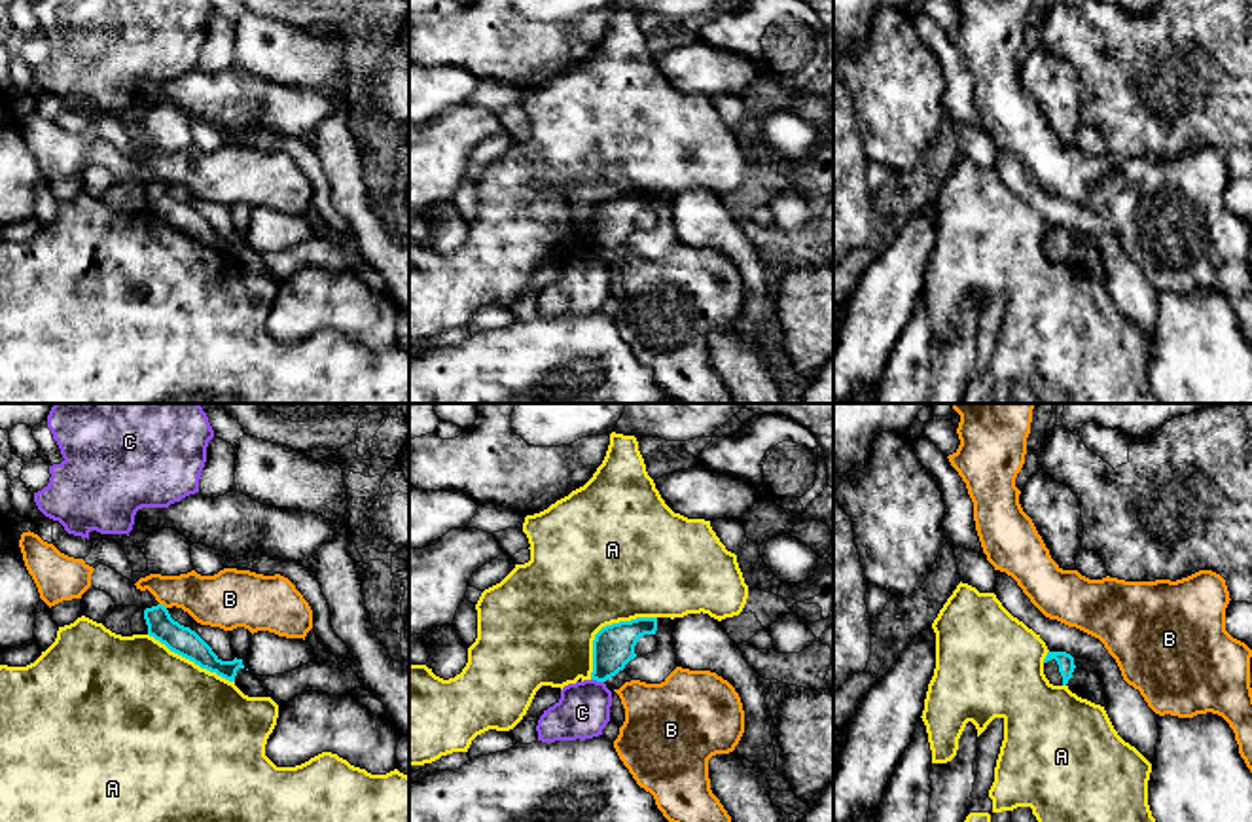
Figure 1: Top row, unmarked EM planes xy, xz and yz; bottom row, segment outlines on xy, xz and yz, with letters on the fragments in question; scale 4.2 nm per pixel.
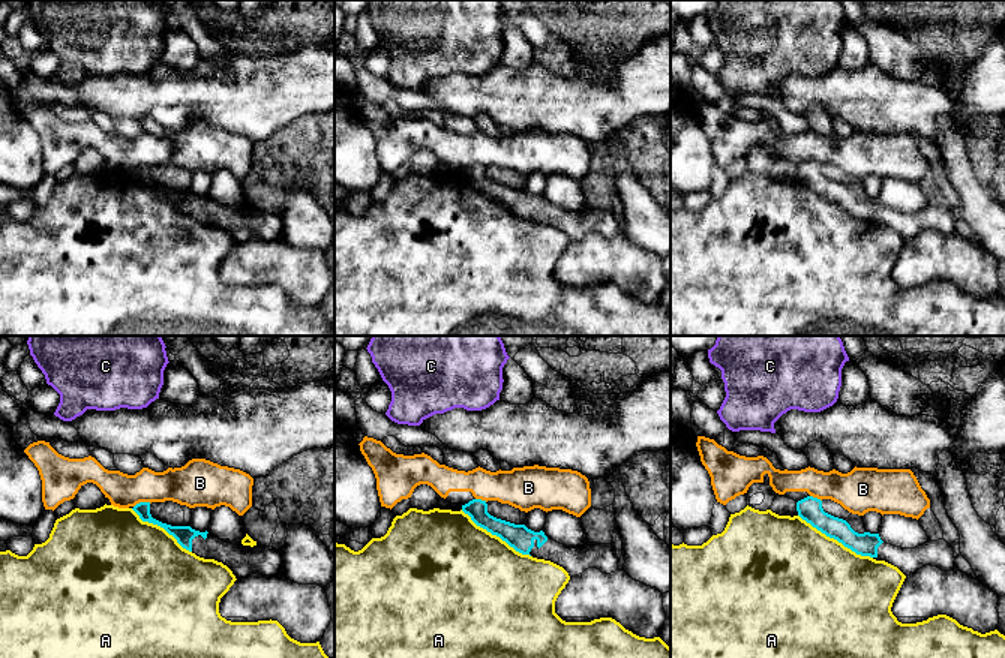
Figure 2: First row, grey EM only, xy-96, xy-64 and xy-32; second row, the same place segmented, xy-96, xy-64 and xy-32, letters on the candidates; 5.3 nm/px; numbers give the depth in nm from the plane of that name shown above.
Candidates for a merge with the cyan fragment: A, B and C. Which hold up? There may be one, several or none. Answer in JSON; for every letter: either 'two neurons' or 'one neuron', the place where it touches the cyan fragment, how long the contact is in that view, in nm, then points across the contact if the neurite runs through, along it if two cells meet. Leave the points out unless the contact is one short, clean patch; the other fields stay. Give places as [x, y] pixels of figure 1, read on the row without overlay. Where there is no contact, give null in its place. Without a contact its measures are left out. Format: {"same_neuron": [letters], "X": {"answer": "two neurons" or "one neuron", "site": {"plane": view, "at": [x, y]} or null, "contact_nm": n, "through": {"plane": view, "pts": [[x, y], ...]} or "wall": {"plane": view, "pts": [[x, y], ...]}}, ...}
{"same_neuron": [], "A": {"answer": "two neurons", "site": {"plane": "xz", "at": [603, 203]}, "contact_nm": 400}, "B": {"answer": "two neurons", "site": {"plane": "xy", "at": [163, 182]}, "contact_nm": 40}, "C": {"answer": "two neurons", "site": {"plane": "xz", "at": [597, 256]}, "contact_nm": 60, "wall": {"plane": "xz", "pts": [[591, 254], [603, 258]]}}}

